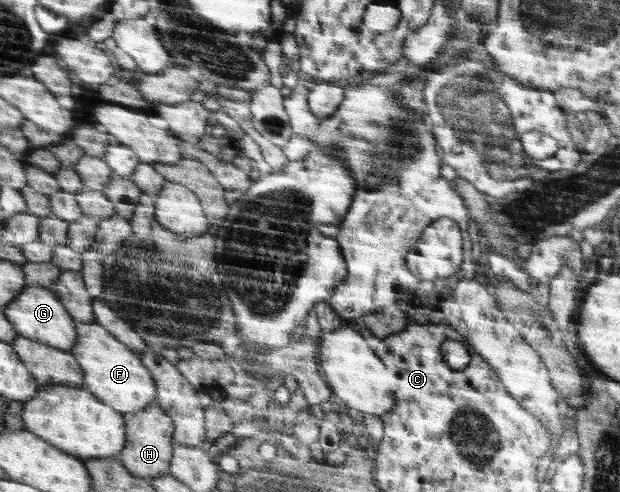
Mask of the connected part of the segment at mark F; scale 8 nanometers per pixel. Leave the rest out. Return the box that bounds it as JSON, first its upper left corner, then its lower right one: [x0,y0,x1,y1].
[71,321,155,414]

